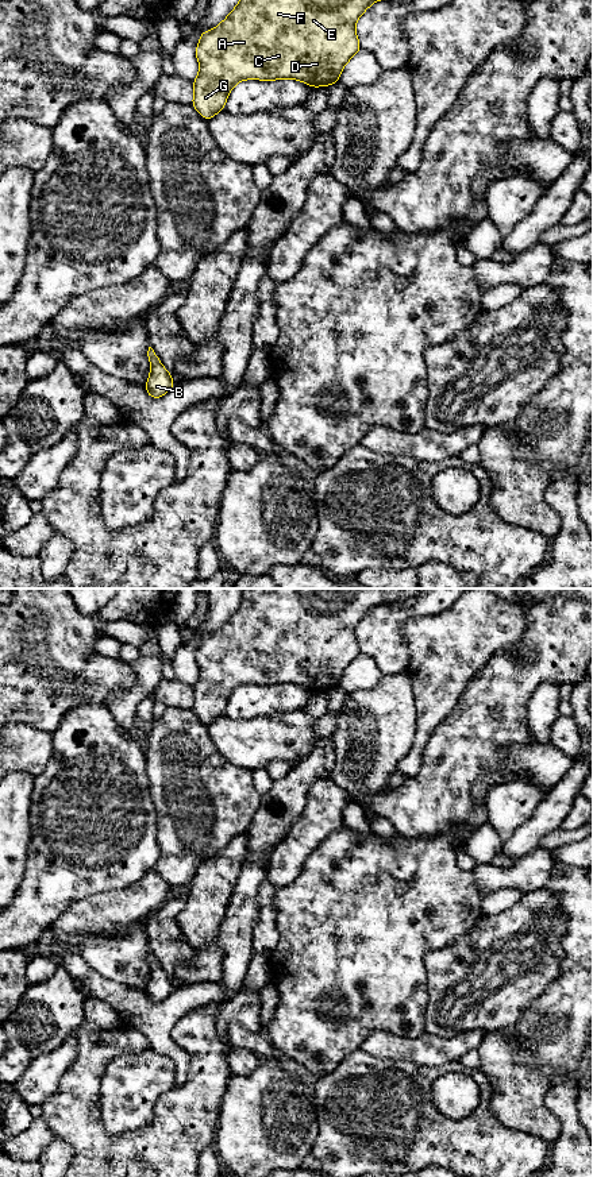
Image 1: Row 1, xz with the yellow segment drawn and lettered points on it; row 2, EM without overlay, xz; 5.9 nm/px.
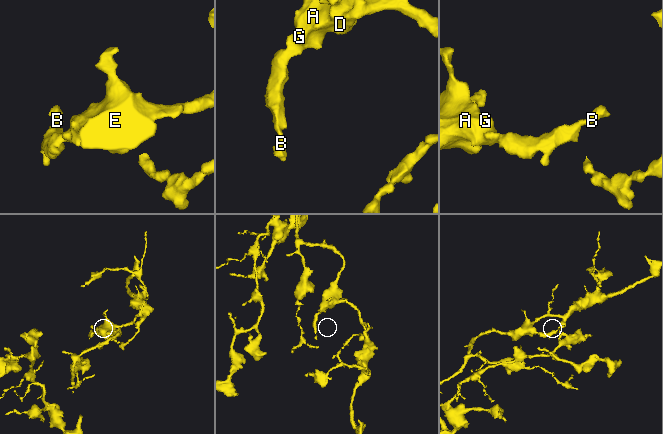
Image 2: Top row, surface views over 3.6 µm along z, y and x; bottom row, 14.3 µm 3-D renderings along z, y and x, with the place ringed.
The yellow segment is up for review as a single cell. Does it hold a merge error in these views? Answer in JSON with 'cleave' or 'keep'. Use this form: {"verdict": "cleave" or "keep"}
{"verdict": "keep"}

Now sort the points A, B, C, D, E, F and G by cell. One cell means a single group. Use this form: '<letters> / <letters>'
A B C D E F G

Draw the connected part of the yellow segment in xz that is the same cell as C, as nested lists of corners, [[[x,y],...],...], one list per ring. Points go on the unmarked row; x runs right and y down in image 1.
[[[242,588],[242,601],[230,620],[211,636],[200,640],[196,663],[200,669],[193,686],[192,710],[209,725],[224,714],[231,694],[243,684],[293,683],[316,691],[339,686],[346,668],[361,655],[355,628],[376,606],[407,601],[421,588]]]

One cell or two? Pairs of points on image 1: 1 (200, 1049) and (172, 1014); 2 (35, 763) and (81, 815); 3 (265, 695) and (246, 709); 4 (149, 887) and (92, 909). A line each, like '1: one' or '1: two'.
1: two
2: two
3: one
4: one

